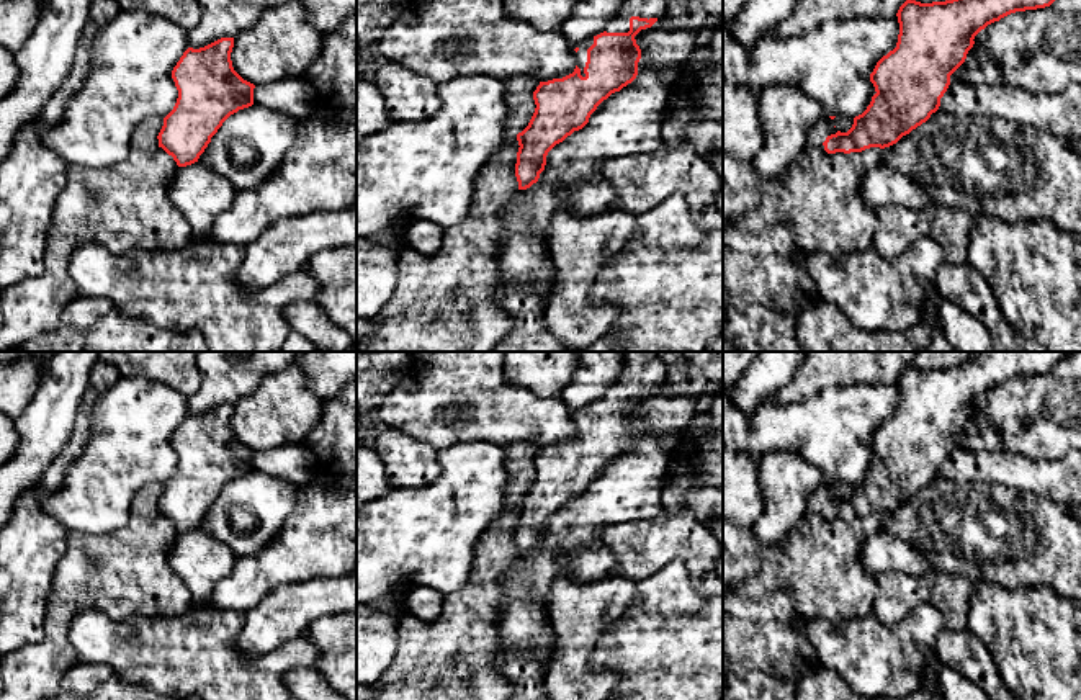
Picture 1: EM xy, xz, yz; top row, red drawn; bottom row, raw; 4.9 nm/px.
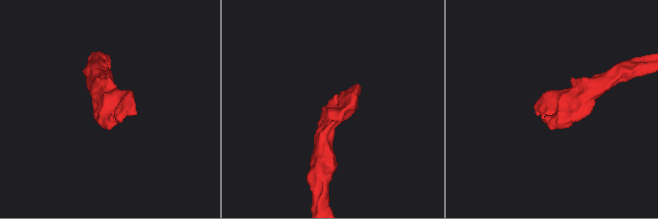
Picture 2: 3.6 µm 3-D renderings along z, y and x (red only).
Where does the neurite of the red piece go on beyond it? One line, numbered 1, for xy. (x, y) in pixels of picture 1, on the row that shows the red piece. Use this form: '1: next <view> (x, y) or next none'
1: next none

